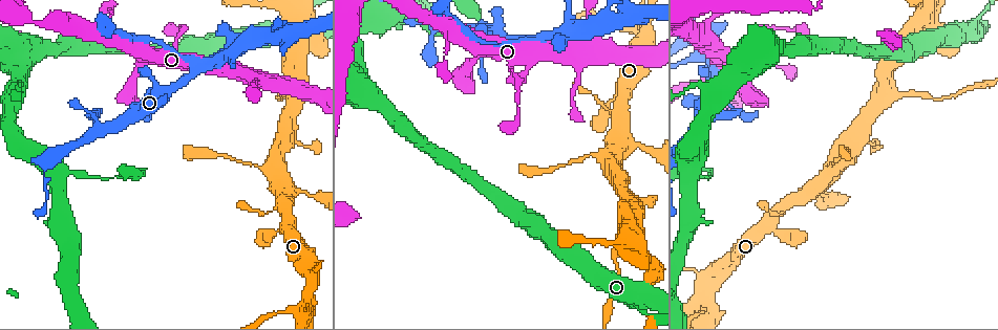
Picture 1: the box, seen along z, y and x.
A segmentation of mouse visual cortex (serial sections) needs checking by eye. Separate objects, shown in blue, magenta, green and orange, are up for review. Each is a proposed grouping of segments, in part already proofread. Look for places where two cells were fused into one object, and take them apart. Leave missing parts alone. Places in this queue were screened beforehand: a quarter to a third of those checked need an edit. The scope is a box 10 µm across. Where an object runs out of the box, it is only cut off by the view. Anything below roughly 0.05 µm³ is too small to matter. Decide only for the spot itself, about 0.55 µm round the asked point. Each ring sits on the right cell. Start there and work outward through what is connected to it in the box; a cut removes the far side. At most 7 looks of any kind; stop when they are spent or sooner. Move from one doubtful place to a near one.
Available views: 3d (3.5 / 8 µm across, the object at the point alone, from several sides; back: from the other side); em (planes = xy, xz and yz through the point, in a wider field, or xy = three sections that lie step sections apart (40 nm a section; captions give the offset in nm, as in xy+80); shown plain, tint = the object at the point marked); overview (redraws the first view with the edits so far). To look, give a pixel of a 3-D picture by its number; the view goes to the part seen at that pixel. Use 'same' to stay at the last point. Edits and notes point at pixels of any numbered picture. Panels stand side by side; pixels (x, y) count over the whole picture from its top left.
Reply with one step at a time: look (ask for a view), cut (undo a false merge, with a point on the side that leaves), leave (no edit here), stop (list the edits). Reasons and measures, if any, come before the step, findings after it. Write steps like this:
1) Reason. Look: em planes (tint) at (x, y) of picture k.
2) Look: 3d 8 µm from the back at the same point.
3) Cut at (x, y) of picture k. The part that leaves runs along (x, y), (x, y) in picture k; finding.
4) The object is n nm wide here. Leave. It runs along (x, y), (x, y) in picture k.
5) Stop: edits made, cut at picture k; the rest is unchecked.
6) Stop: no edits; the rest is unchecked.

Small branch off a trunk. Look: 3d 8 µm at (65, 171) of picture 1.

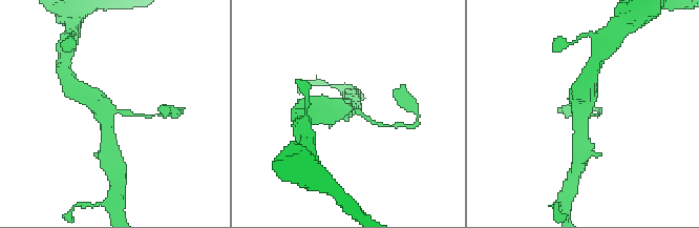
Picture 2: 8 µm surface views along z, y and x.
Look: 3d 3.5 µm at the same point.

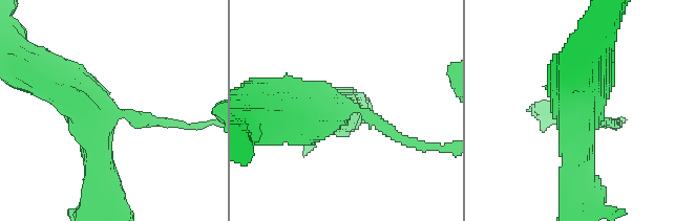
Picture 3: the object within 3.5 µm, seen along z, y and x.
3 arms meet here; the arms are 200, 450, 600 nm wide. Leave. It runs along (48, 75), (90, 117), (106, 195) in picture 3; one cell here.

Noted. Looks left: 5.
Look: 3d 3.5 µm at (610, 155) of picture 1.

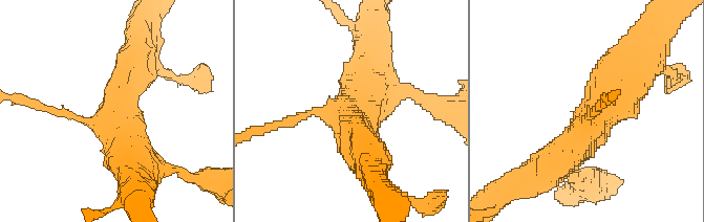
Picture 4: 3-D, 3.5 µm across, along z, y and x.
Need the tissue. Look: em xy step 5 (tint) at (589, 126) of picture 4.

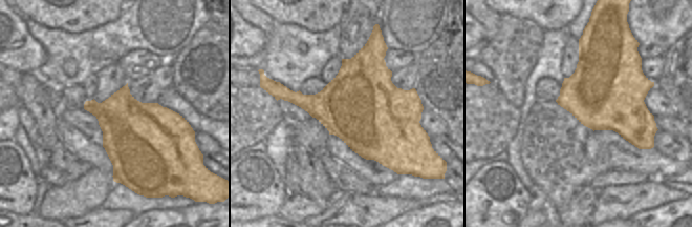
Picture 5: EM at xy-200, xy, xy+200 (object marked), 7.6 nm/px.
The object is 600 nm wide here. Leave. It runs along (539, 172), (567, 153), (631, 72) in picture 4; all the same cell.

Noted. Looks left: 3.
Sharp bend. Look: 3d 8 µm at (196, 70) of picture 1.

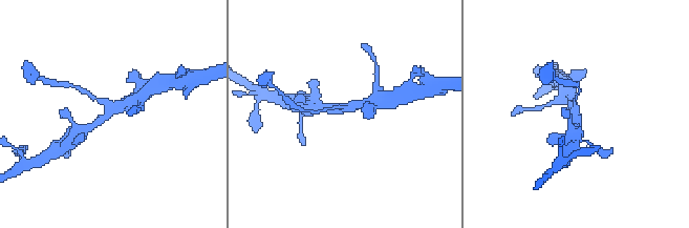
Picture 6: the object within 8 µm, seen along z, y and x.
Zoom in. Look: 3d 3.5 µm at the same point.

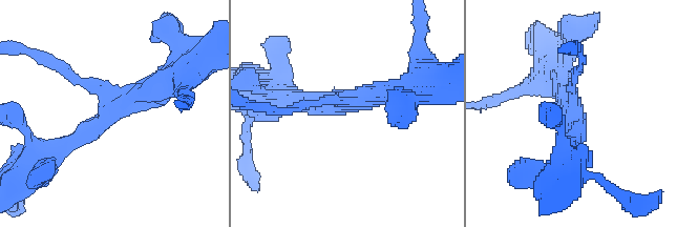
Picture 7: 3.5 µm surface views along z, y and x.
3 arms meet here; the arms are 150, 300, 300 nm wide; need the tissue. Look: em xy step 1 (tint) at (573, 107) of picture 7.

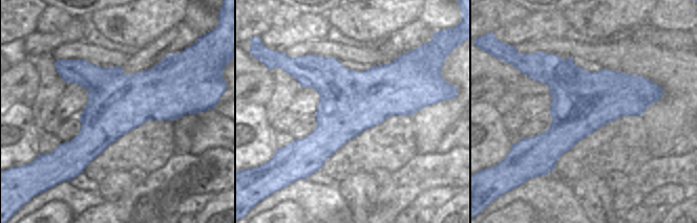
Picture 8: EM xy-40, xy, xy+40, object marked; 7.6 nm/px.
Leave. All the same cell.

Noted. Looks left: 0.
Stop: no edits; the rest is unchecked.

